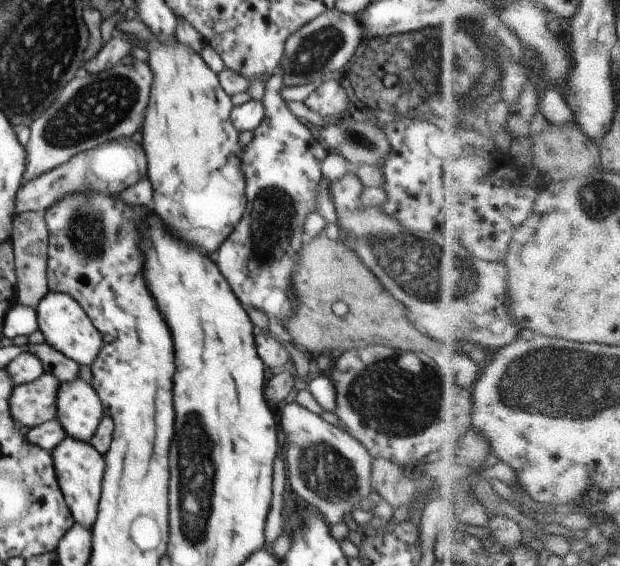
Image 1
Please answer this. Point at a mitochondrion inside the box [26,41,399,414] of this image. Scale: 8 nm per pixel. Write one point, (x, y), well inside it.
(96, 108)

